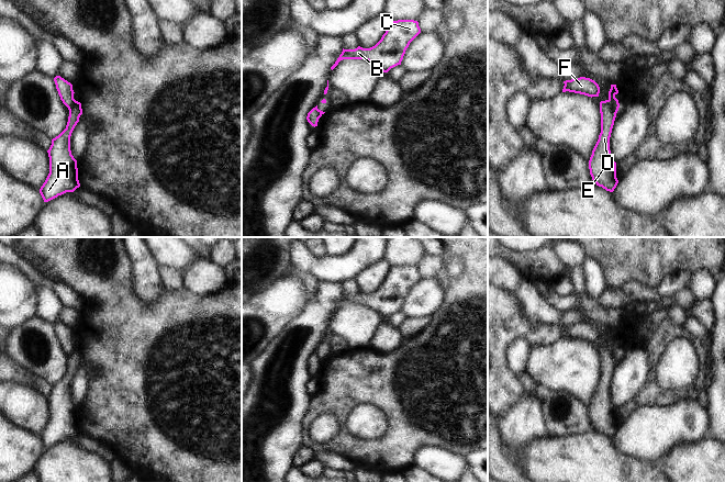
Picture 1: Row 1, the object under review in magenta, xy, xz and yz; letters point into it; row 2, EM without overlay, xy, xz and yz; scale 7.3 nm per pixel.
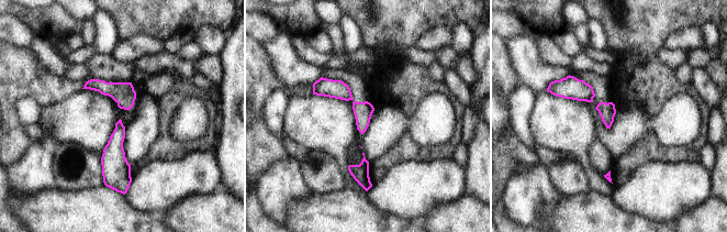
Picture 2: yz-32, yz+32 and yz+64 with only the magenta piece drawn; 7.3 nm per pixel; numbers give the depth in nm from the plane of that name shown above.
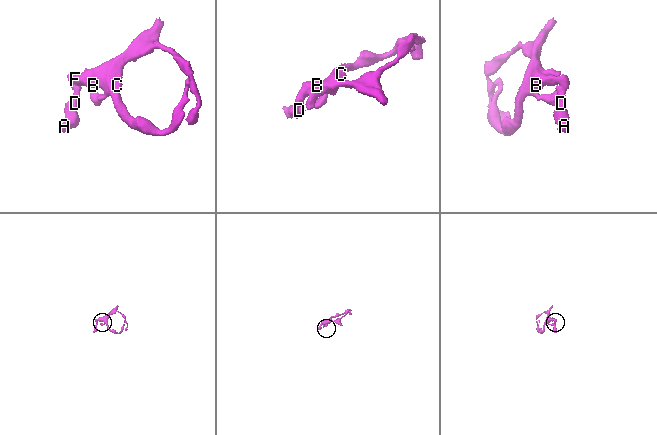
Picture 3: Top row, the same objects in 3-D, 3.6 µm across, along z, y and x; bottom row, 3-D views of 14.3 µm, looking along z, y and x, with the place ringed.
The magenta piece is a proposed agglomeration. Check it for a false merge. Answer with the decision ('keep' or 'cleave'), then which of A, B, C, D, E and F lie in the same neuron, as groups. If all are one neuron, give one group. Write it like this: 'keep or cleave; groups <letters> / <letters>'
cleave; groups A D E / B C F

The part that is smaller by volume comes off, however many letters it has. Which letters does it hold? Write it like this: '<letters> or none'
A, D, E

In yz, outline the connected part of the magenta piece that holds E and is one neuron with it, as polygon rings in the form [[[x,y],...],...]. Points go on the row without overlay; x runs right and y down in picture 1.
[[[613,346],[600,348],[601,379],[589,406],[592,426],[610,438],[613,438],[618,429],[616,408],[610,396],[610,383],[617,357],[618,351]]]

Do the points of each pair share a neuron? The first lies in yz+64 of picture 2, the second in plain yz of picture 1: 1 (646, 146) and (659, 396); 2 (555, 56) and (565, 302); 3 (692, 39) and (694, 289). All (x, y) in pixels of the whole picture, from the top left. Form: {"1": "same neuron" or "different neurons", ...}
{"1": "same neuron", "2": "same neuron", "3": "different neurons"}

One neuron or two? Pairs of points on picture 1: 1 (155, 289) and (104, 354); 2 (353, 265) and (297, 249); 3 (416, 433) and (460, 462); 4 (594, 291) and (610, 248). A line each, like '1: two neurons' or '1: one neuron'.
1: two neurons
2: one neuron
3: two neurons
4: two neurons

